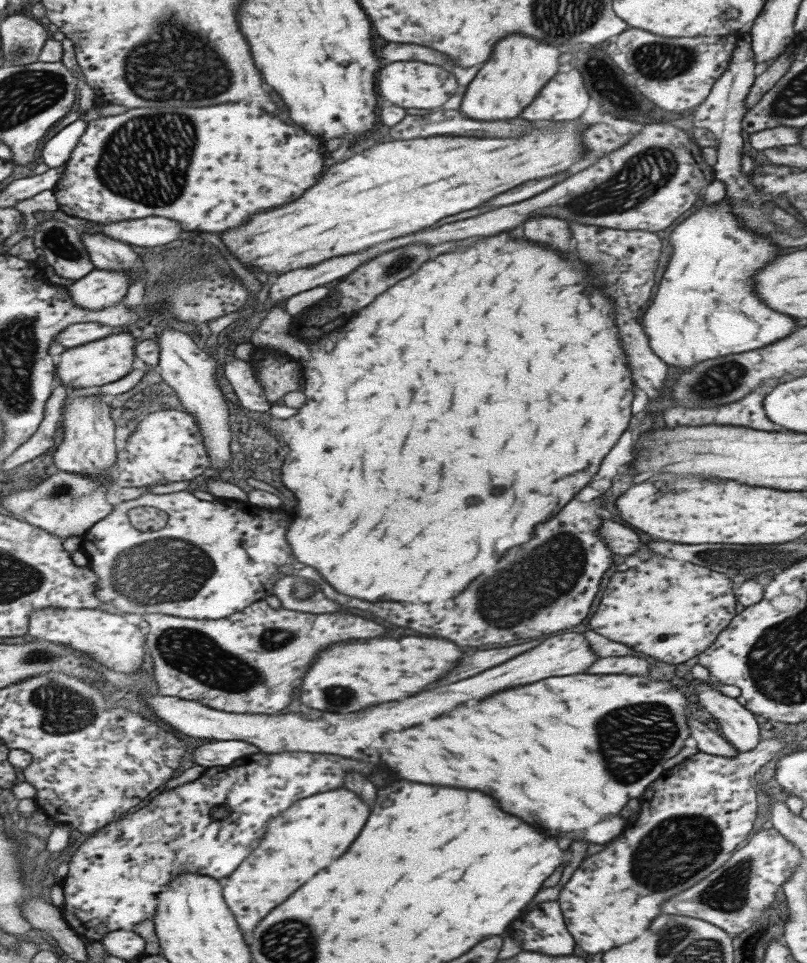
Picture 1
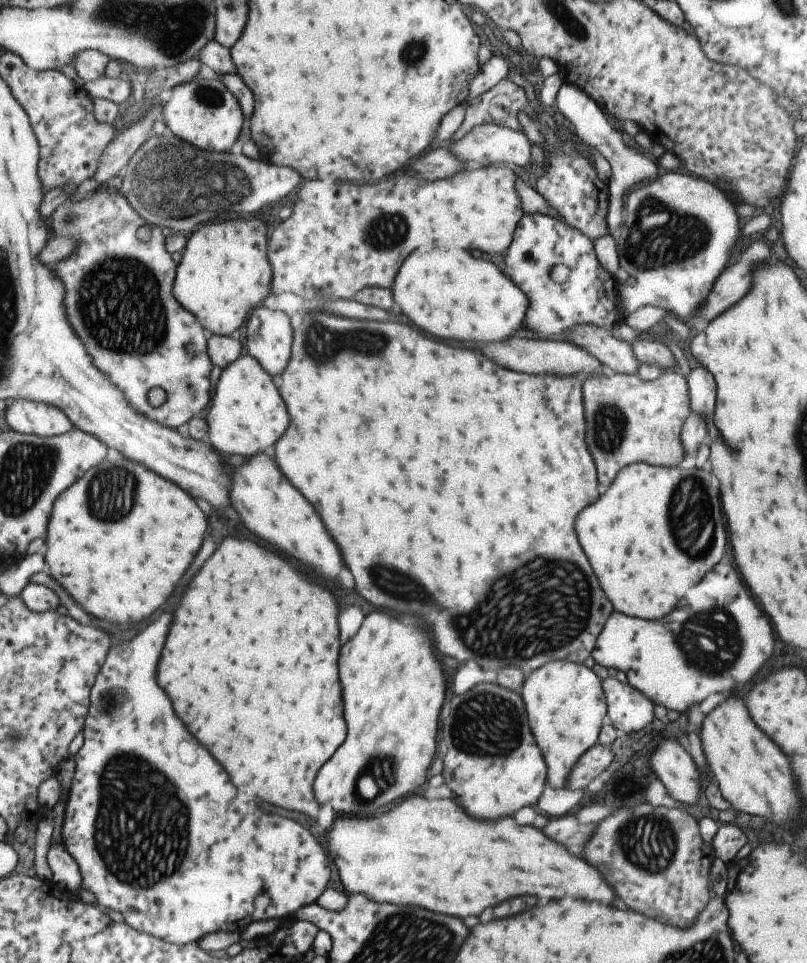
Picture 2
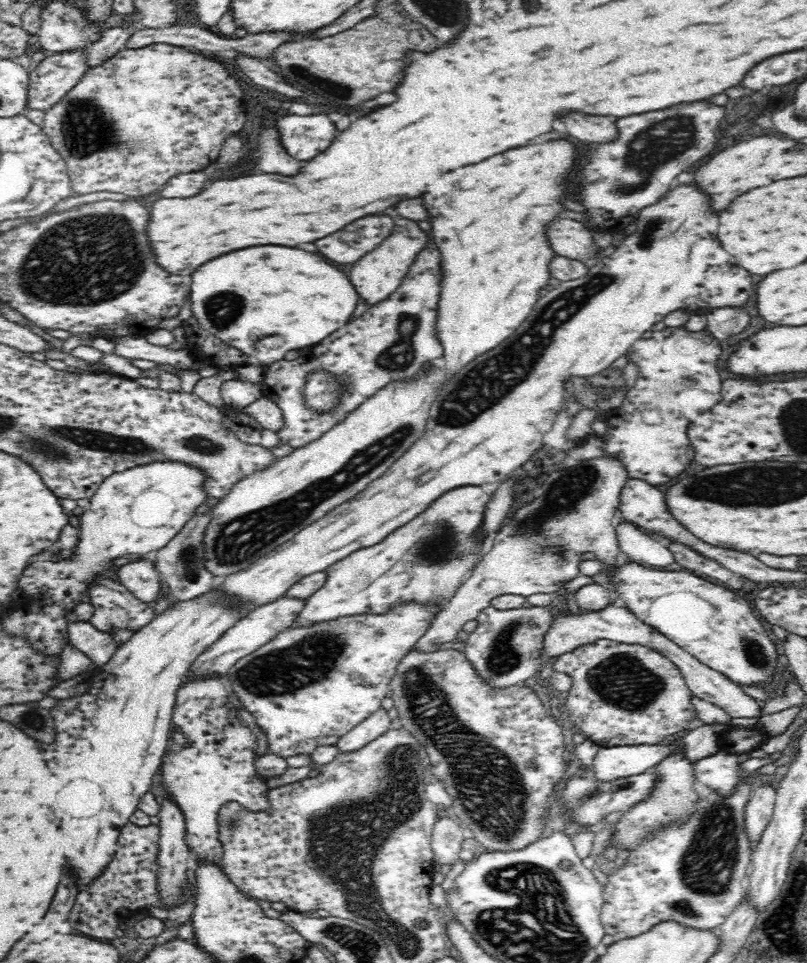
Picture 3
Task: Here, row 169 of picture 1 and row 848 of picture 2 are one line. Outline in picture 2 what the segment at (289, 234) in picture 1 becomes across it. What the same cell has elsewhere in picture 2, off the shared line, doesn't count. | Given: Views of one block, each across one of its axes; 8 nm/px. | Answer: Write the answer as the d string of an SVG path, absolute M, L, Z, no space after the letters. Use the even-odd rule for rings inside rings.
M409 796L373 820L339 818L333 822L327 842L345 892L349 896L365 894L379 904L413 904L467 918L521 894L545 900L571 896L601 904L611 904L615 898L595 868L549 840L541 830L517 826L511 818L491 824L465 818L453 800Z

